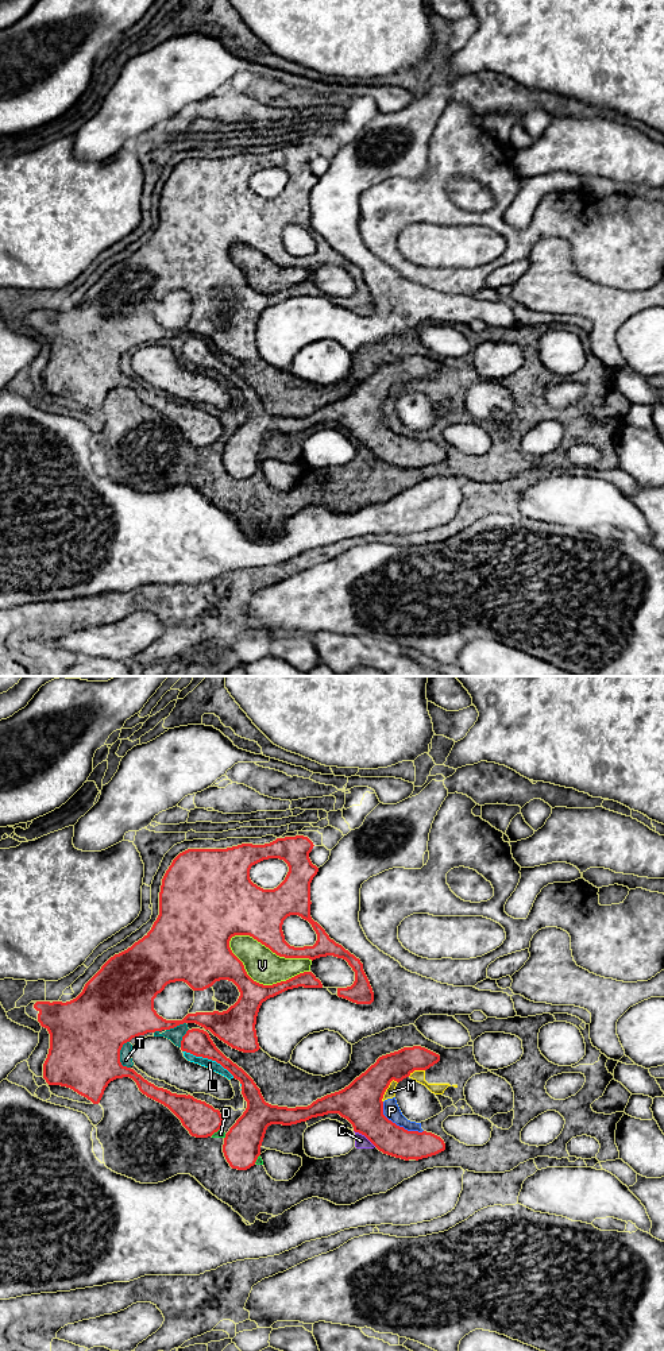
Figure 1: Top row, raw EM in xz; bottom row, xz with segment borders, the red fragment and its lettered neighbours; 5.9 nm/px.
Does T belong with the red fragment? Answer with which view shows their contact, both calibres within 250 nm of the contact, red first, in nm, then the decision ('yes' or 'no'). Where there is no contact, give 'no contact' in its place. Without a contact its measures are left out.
meets red in xz; 440 nm thick on the red side, 70 nm on the other; no

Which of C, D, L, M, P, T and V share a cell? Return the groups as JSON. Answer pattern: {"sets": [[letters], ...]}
{"sets": [["C", "D", "L", "M", "P", "T", "V"]]}

